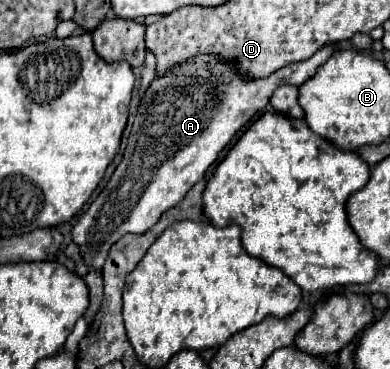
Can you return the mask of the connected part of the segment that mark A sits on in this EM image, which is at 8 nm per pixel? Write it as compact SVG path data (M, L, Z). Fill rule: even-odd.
M326 46L322 52L316 52L314 58L282 68L262 80L238 80L234 68L226 68L226 64L206 64L206 60L194 60L194 64L178 68L174 76L156 76L138 106L124 160L72 228L72 240L80 248L82 262L94 270L102 270L112 244L128 232L144 234L150 230L164 212L174 208L182 196L204 178L208 166L216 162L232 136L250 122L254 114L268 106L278 86L304 84L332 52L334 48Z

